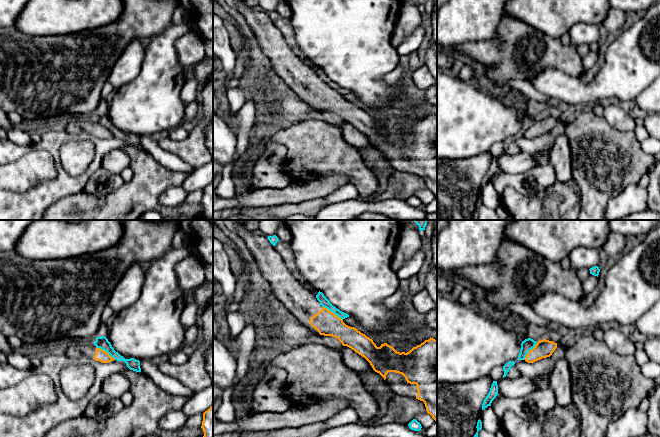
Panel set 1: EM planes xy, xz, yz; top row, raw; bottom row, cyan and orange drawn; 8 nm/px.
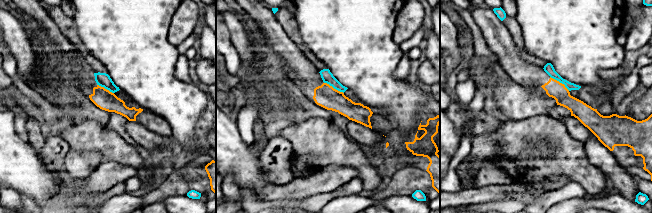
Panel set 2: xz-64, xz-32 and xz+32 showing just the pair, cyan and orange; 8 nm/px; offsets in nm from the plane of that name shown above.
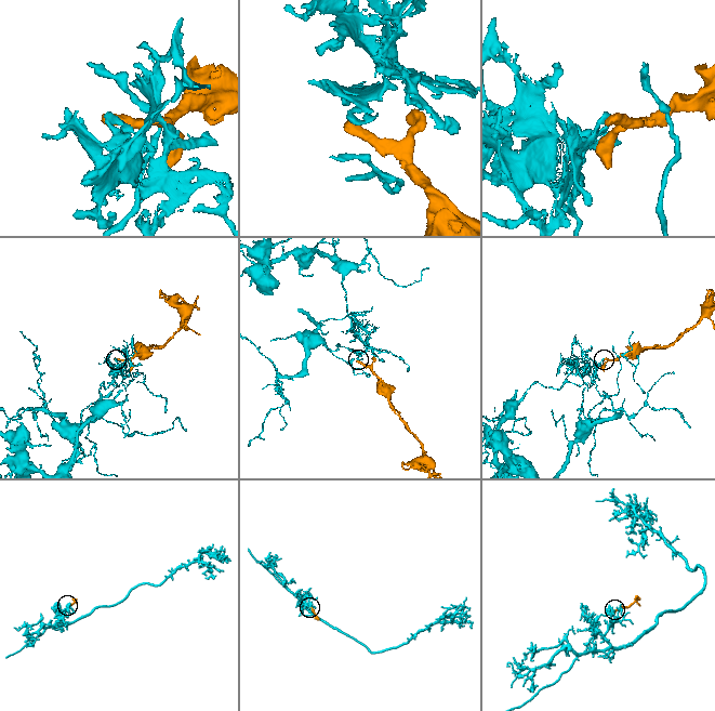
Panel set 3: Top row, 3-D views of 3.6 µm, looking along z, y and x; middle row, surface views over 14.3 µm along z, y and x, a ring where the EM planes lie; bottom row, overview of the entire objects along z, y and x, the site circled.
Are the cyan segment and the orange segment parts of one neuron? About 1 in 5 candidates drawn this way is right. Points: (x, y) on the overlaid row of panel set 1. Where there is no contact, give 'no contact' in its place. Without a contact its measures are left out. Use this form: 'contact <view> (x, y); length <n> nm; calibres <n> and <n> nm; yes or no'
contact xz (332, 311); length 200 nm; calibres 70 and 190 nm; no

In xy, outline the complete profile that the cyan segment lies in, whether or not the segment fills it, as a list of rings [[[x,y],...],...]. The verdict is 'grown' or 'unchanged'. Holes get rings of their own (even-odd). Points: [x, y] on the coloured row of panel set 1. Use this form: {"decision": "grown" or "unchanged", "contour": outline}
{"decision": "unchanged", "contour": [[[105,336],[97,337],[96,341],[94,342],[94,345],[97,348],[106,351],[115,360],[124,361],[130,370],[141,372],[140,361],[134,358],[125,359],[123,356],[121,356],[118,352],[114,350],[111,343],[108,341],[108,339]]]}

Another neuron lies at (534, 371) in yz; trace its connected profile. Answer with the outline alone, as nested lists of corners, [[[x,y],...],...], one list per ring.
[[[550,357],[542,358],[533,363],[528,363],[525,360],[515,361],[515,367],[520,373],[520,376],[530,378],[540,389],[545,389],[550,386],[550,380],[543,379],[543,374],[552,374],[555,361]]]

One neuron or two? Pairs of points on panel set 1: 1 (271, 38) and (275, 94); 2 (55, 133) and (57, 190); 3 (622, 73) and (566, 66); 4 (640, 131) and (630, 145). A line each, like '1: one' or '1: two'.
1: two
2: one
3: two
4: two

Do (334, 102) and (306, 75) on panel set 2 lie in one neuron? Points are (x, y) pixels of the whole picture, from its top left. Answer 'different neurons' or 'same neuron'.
same neuron

